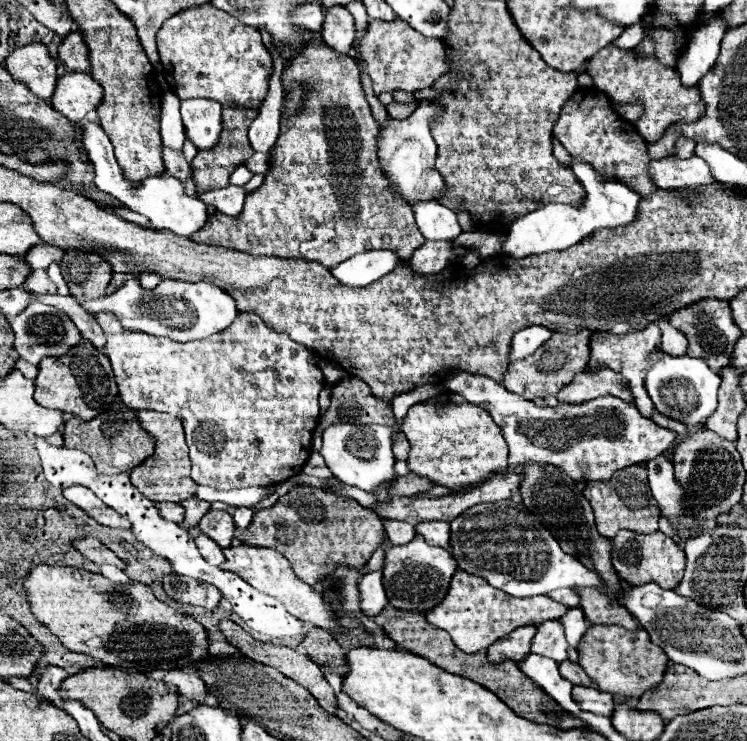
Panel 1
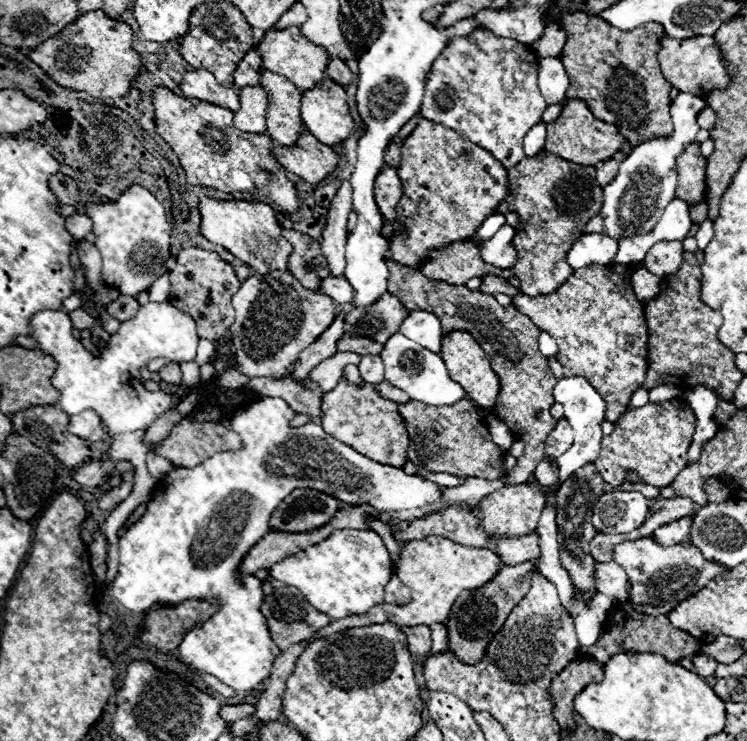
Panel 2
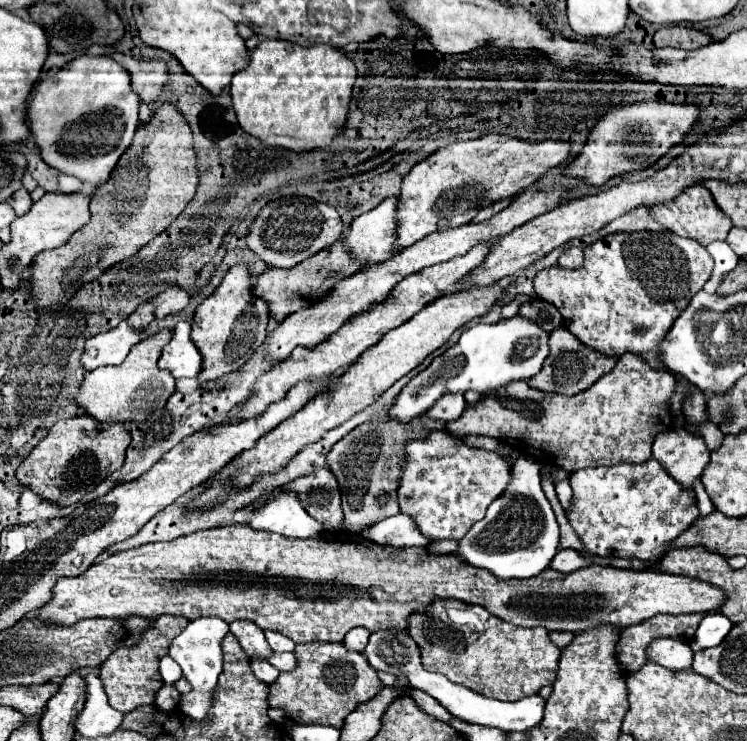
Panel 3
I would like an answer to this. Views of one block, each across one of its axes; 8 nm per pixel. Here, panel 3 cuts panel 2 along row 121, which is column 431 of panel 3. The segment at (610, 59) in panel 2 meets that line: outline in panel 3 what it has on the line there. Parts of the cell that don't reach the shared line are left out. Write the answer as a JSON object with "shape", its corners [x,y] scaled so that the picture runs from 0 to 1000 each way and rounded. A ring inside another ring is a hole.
{"shape":[[[584,807],[568,826],[554,826],[546,834],[544,850],[562,874],[565,896],[576,907],[589,907],[610,923],[621,923],[653,942],[664,945],[696,945],[701,939],[720,937],[726,926],[739,926],[747,893],[750,874],[736,864],[731,848],[693,848],[677,837],[661,834],[651,821],[624,815],[616,810],[592,810]]]}

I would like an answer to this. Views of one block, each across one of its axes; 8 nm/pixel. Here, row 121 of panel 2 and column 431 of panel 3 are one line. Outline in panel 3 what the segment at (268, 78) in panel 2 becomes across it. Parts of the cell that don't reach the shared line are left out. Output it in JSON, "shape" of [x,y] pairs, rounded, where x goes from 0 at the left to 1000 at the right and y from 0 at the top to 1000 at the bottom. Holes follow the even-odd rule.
{"shape":[[[656,324],[656,327],[645,327],[637,329],[632,337],[627,337],[627,343],[605,348],[600,354],[584,356],[584,359],[573,359],[568,364],[562,364],[560,370],[538,378],[533,383],[533,389],[527,389],[522,394],[522,399],[517,402],[517,408],[501,413],[501,418],[493,418],[490,424],[479,424],[474,426],[469,435],[463,435],[463,440],[458,440],[458,445],[452,445],[452,451],[447,451],[447,456],[439,456],[436,462],[431,462],[431,467],[420,470],[420,472],[410,472],[410,470],[399,470],[394,472],[394,478],[388,478],[388,483],[383,489],[369,491],[367,497],[361,497],[361,502],[351,505],[351,510],[345,510],[345,516],[340,518],[340,532],[332,537],[329,548],[313,561],[313,564],[340,564],[345,561],[351,553],[356,553],[359,545],[372,543],[375,537],[383,534],[383,529],[402,513],[410,510],[431,510],[431,507],[442,507],[450,505],[458,497],[466,497],[469,491],[474,491],[479,486],[479,480],[485,475],[490,475],[495,467],[506,464],[509,456],[538,440],[544,432],[549,432],[557,421],[562,421],[570,410],[576,410],[578,405],[584,405],[592,397],[608,394],[613,381],[618,375],[624,375],[640,356],[645,356],[651,351],[651,343],[656,340],[656,335],[667,329],[667,324]]]}

